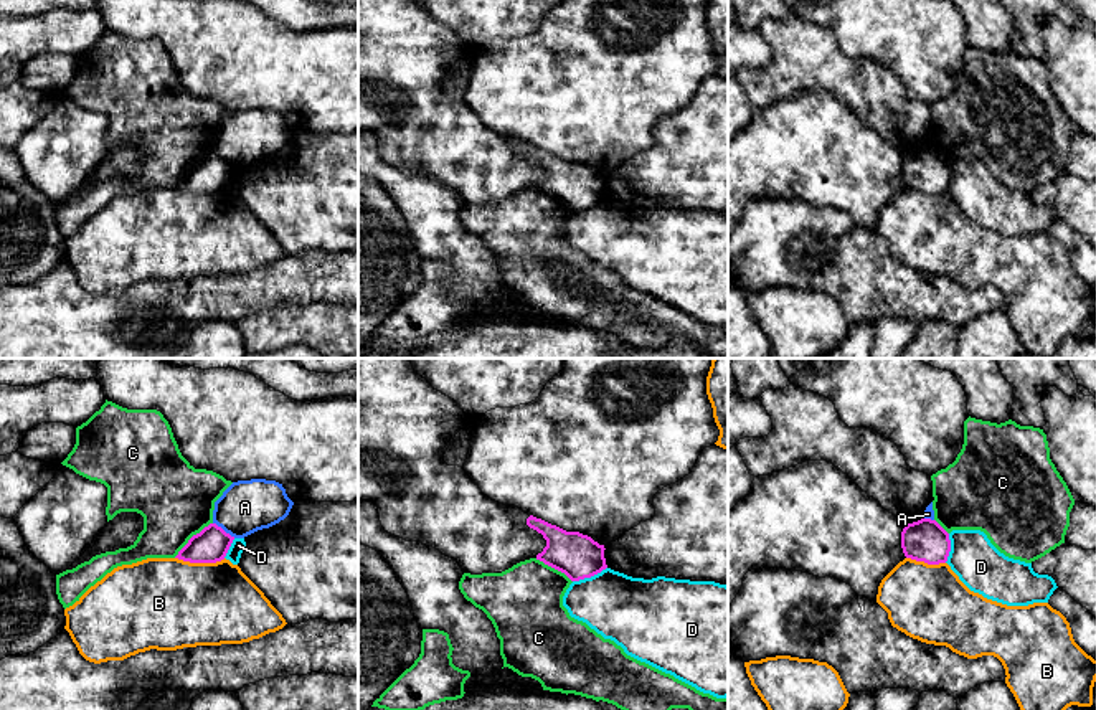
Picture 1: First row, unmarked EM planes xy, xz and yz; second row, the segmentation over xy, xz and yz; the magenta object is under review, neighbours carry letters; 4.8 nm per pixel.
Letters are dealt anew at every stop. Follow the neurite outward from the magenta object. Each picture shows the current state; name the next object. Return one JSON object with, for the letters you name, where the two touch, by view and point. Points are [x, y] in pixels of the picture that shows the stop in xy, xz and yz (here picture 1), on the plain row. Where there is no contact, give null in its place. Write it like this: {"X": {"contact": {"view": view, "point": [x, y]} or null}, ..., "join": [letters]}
{"join": []}

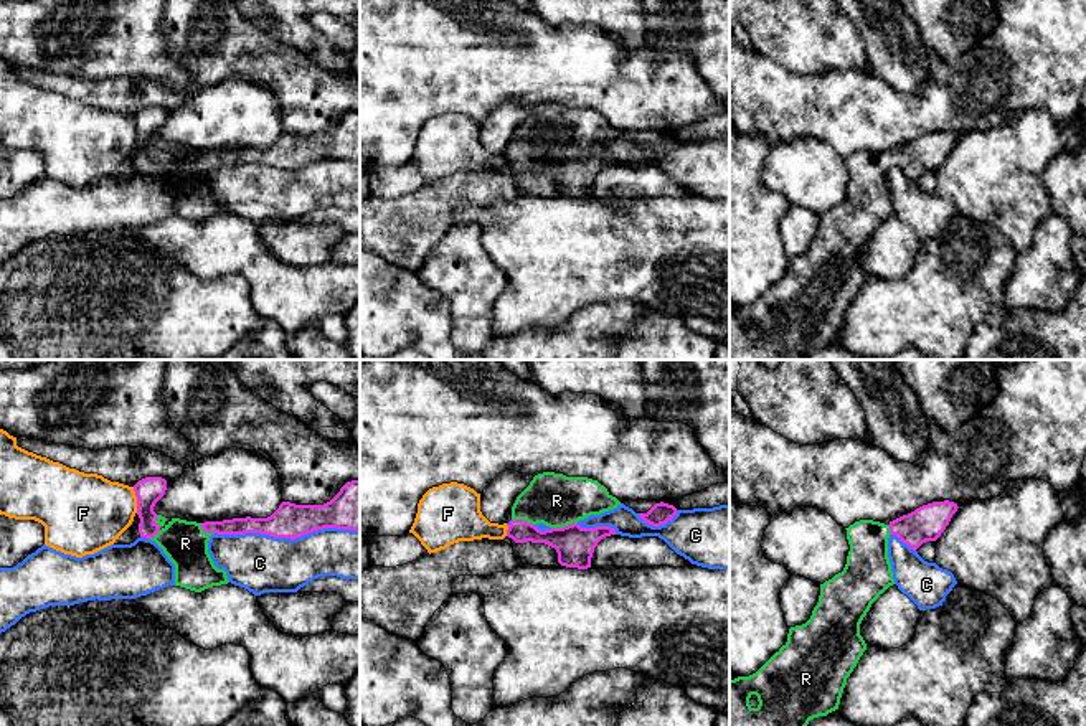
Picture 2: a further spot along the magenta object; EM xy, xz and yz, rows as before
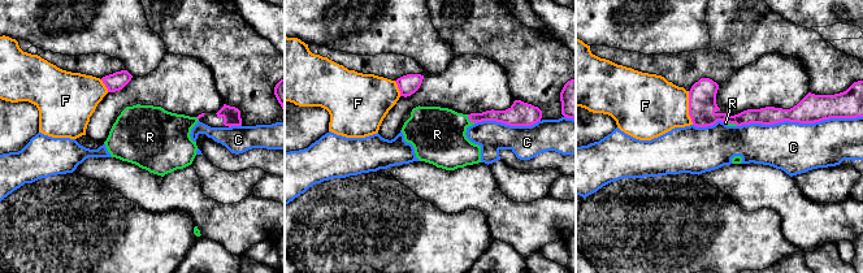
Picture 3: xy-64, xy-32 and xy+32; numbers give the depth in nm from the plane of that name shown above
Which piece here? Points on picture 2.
{"R": {"contact": {"view": "xz", "point": [563, 157]}}, "join": ["R"]}

